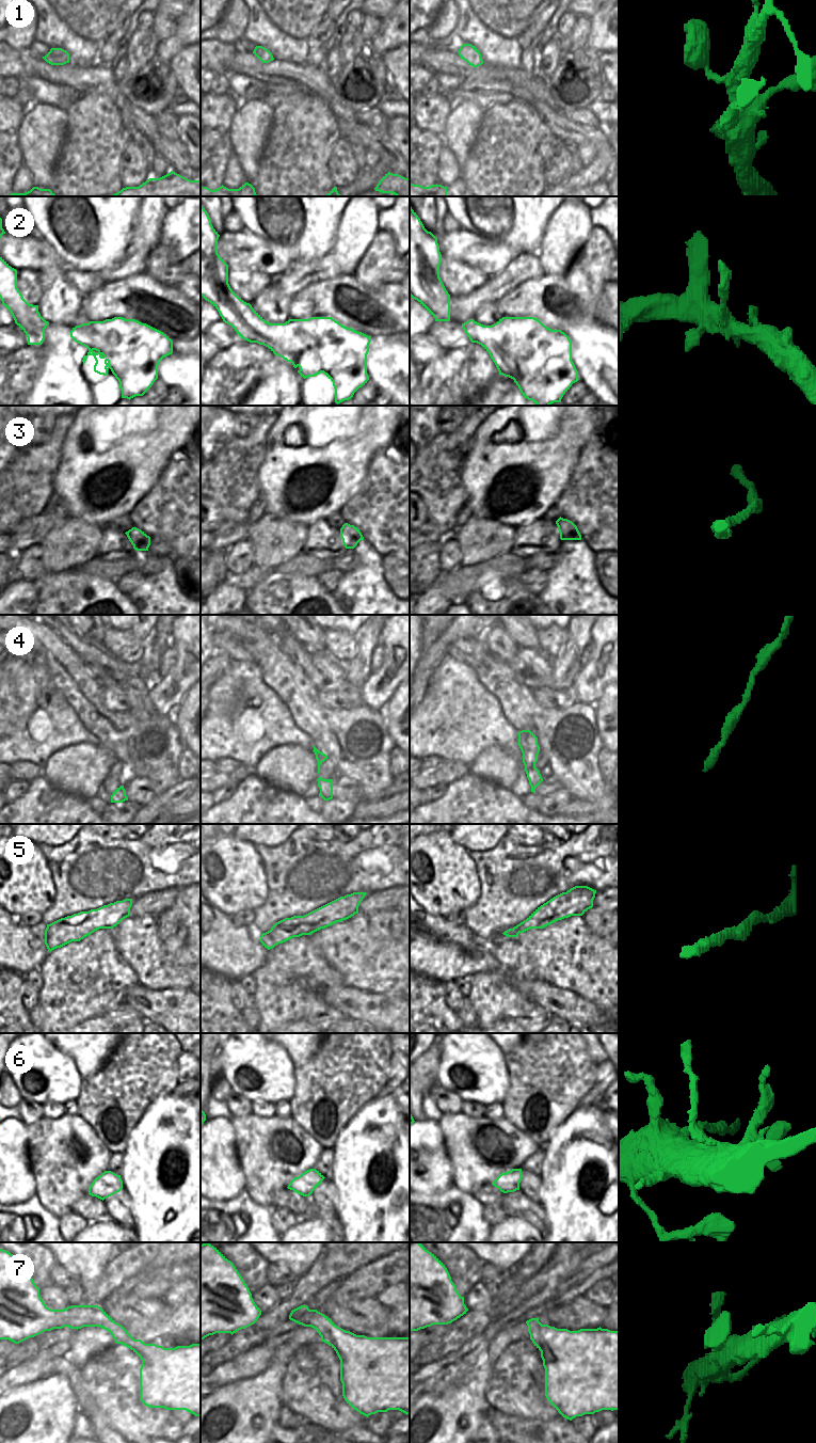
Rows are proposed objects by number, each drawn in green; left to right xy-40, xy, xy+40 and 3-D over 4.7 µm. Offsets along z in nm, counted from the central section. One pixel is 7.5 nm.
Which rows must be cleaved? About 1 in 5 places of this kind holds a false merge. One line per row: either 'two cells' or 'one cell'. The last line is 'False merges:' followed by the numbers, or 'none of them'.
1: one cell
2: one cell
3: one cell
4: one cell
5: one cell
6: two cells
7: one cell
False merges: 6

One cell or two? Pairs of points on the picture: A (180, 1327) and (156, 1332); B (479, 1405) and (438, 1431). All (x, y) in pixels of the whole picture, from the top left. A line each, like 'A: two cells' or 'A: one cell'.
A: one cell
B: one cell

